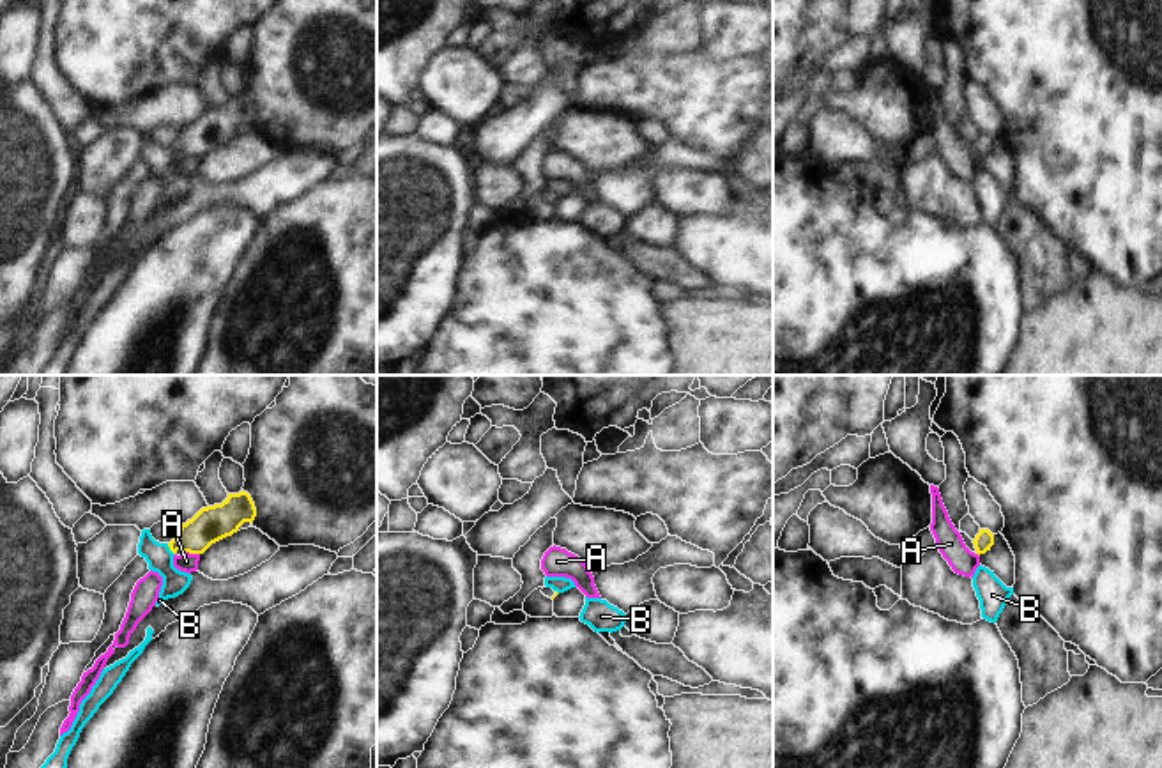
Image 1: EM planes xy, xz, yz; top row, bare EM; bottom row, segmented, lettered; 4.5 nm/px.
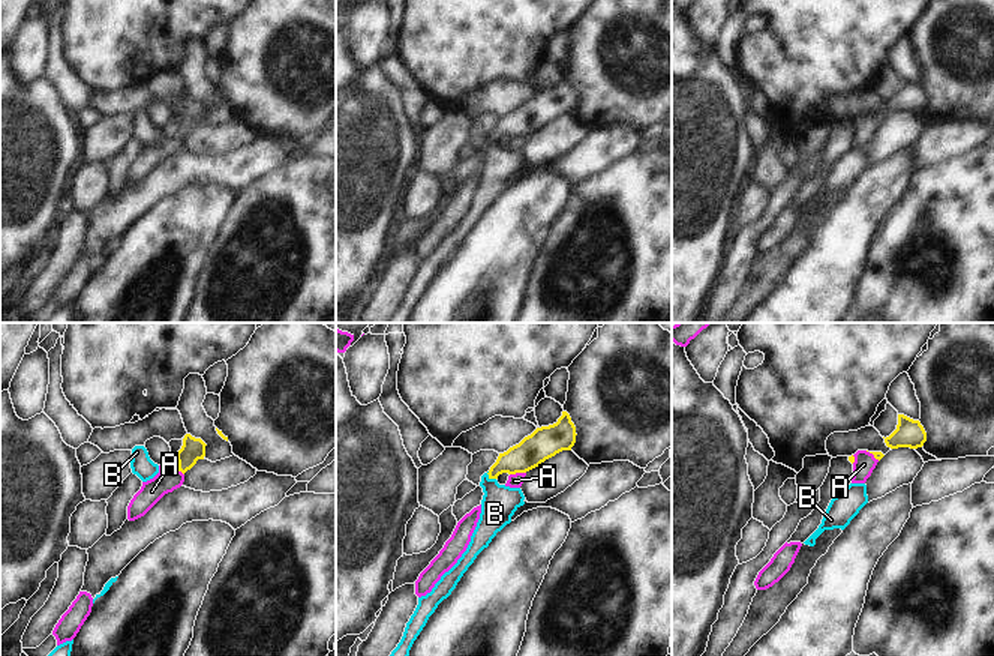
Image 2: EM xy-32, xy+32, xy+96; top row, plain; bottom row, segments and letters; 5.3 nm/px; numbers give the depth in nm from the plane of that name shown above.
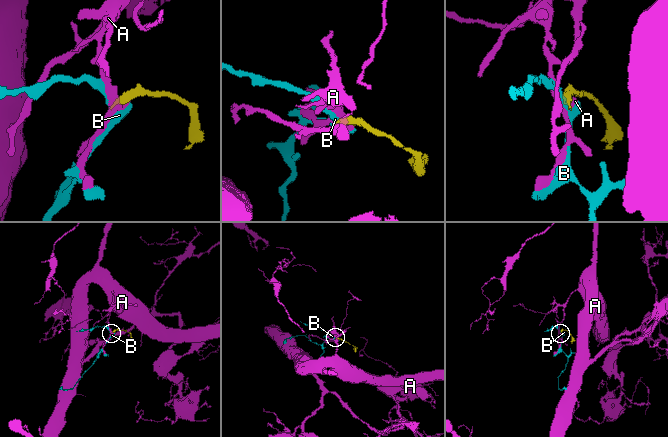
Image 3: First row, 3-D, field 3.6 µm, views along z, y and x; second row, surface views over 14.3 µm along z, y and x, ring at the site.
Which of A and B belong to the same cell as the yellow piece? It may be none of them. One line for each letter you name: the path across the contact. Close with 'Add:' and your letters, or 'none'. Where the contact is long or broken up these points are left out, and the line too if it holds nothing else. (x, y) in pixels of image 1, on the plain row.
Add: none

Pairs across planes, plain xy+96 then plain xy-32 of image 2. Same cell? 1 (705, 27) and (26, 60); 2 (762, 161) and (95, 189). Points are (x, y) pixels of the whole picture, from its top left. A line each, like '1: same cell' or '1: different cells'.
1: same cell
2: different cells

